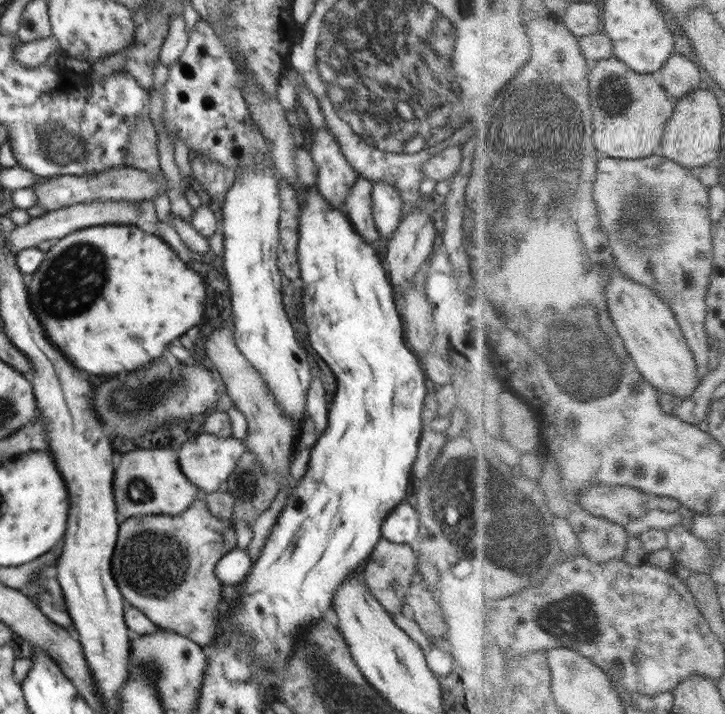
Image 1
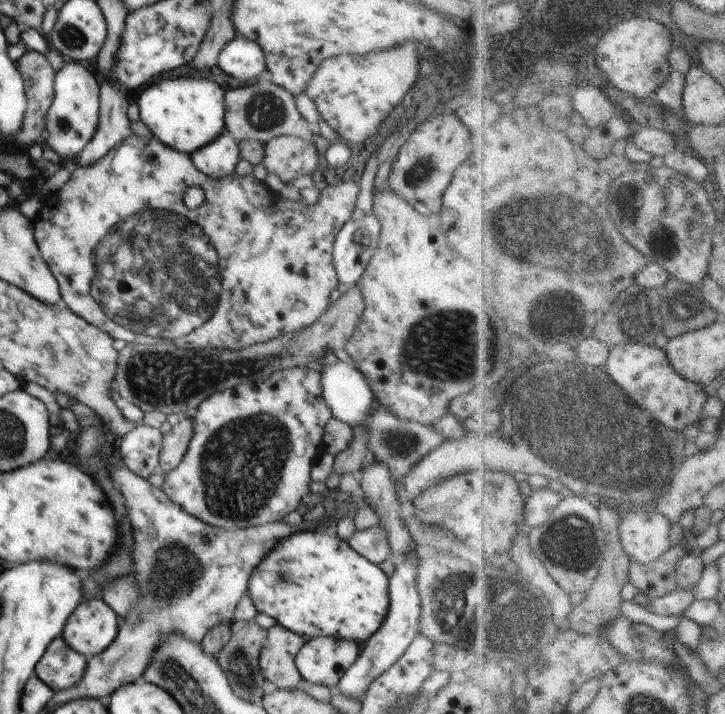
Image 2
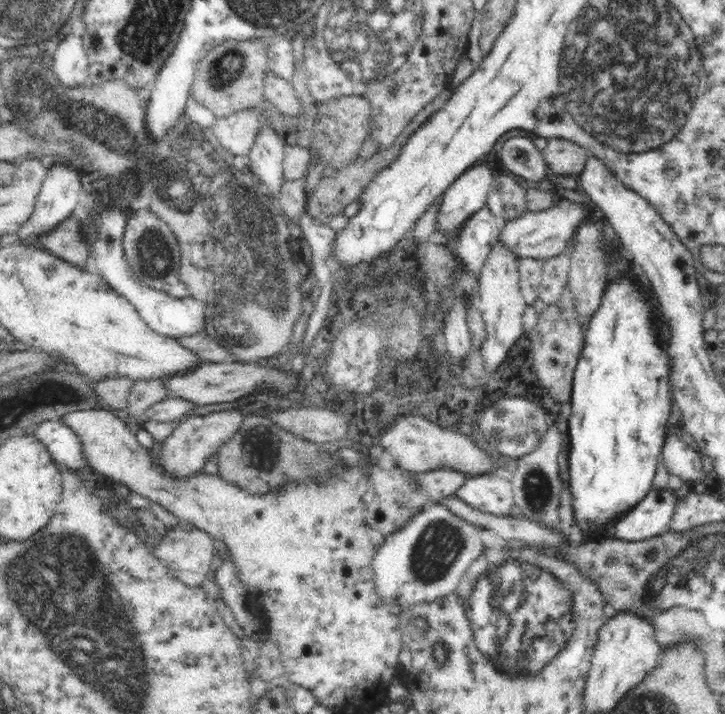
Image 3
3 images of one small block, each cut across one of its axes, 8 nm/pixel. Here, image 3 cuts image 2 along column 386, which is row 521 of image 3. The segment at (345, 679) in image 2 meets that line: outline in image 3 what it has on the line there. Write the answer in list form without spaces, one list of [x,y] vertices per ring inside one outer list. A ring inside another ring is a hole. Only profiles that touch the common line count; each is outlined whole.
[[[654,487],[642,502],[608,528],[608,537],[636,542],[669,532],[676,504],[678,498],[671,490]]]

